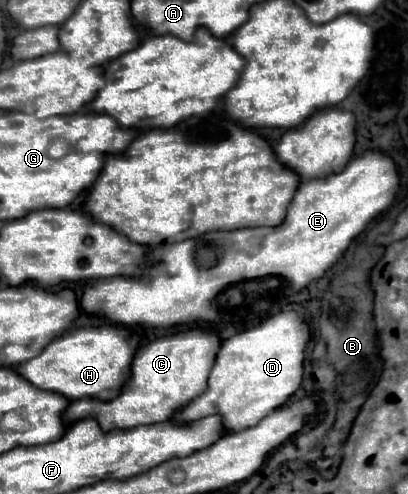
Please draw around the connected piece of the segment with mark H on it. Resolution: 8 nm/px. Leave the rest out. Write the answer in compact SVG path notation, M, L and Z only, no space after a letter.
M118 325L80 327L68 330L64 335L56 337L56 341L50 341L40 355L32 357L26 363L20 363L16 371L22 377L28 377L28 381L32 381L32 385L38 389L60 393L68 399L112 399L120 393L128 377L136 347L138 335L132 329Z

